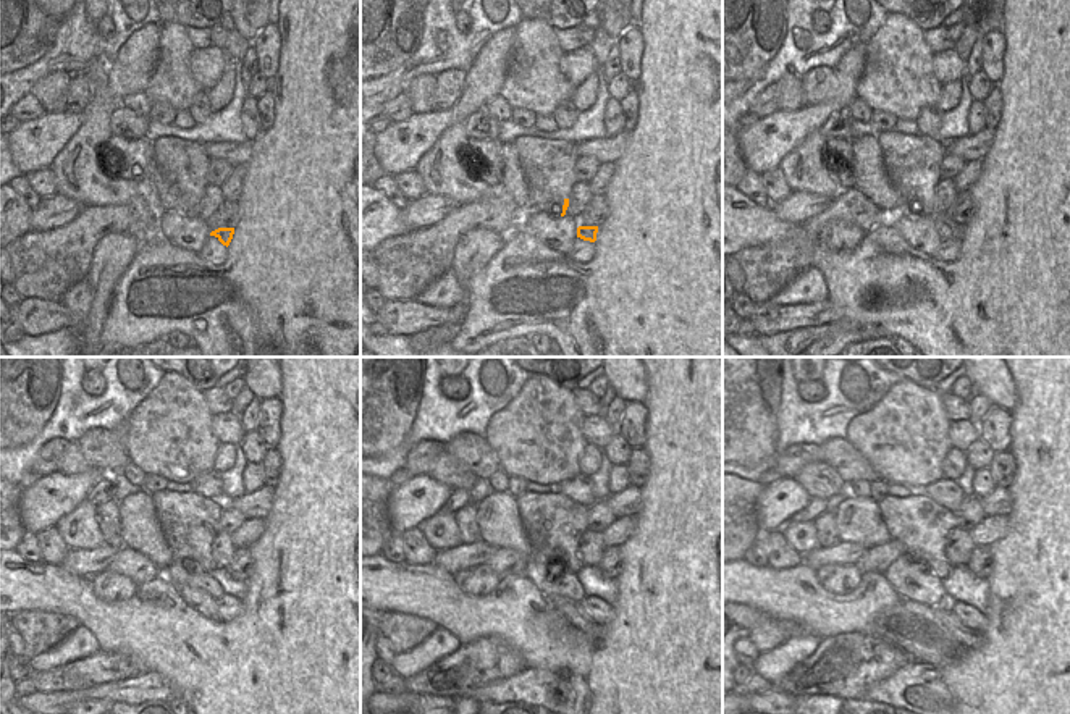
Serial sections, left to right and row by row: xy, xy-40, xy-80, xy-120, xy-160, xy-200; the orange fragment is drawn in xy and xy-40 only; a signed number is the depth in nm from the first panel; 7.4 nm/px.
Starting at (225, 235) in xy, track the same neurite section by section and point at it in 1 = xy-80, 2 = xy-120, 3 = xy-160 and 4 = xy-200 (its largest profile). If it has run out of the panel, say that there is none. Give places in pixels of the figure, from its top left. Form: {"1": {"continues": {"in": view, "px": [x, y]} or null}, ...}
{"1": {"continues": {"in": "xy-80", "px": [944, 231]}}, "2": {"continues": {"in": "xy-120", "px": [196, 575]}}, "3": {"continues": {"in": "xy-160", "px": [553, 579]}}, "4": {"continues": {"in": "xy-200", "px": [914, 580]}}}

